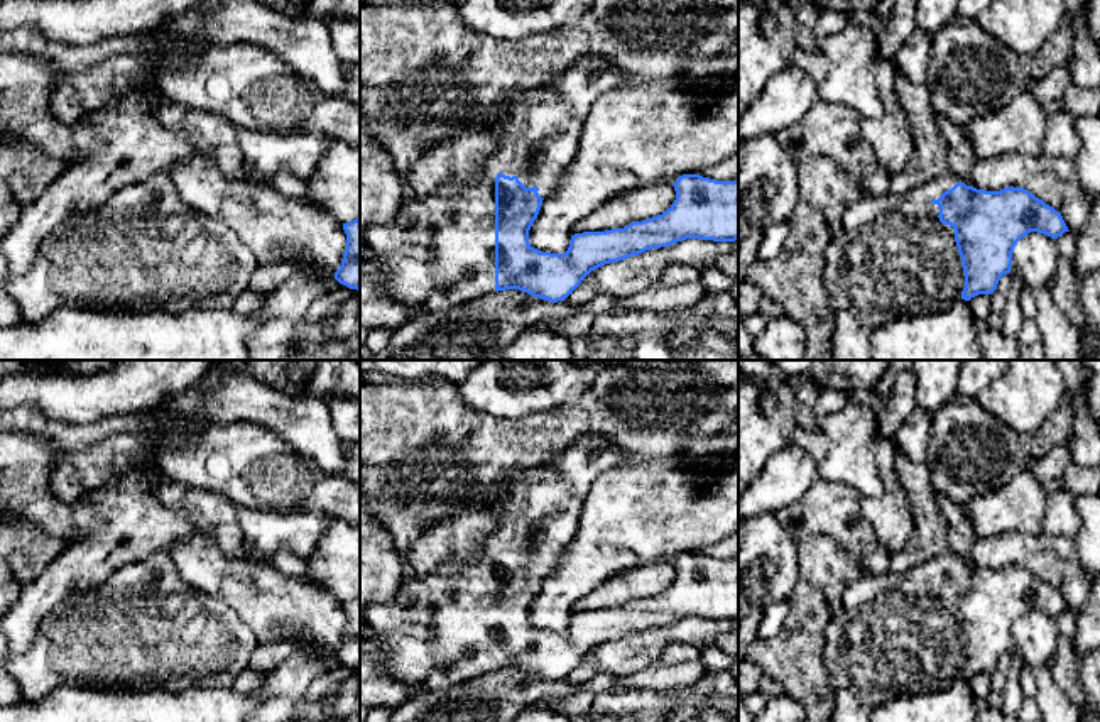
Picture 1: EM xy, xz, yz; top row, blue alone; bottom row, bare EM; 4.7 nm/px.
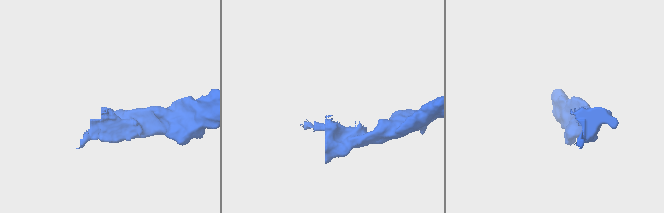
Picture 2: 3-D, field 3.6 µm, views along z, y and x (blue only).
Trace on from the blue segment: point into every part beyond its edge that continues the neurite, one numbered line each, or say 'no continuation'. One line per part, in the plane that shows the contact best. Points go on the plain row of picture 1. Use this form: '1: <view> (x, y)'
1: xz (453, 609)

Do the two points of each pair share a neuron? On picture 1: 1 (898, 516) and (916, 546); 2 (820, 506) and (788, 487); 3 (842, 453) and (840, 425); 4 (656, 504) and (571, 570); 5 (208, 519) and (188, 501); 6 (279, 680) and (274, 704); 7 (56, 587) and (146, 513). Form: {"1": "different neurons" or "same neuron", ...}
{"1": "different neurons", "2": "different neurons", "3": "same neuron", "4": "same neuron", "5": "same neuron", "6": "same neuron", "7": "same neuron"}

